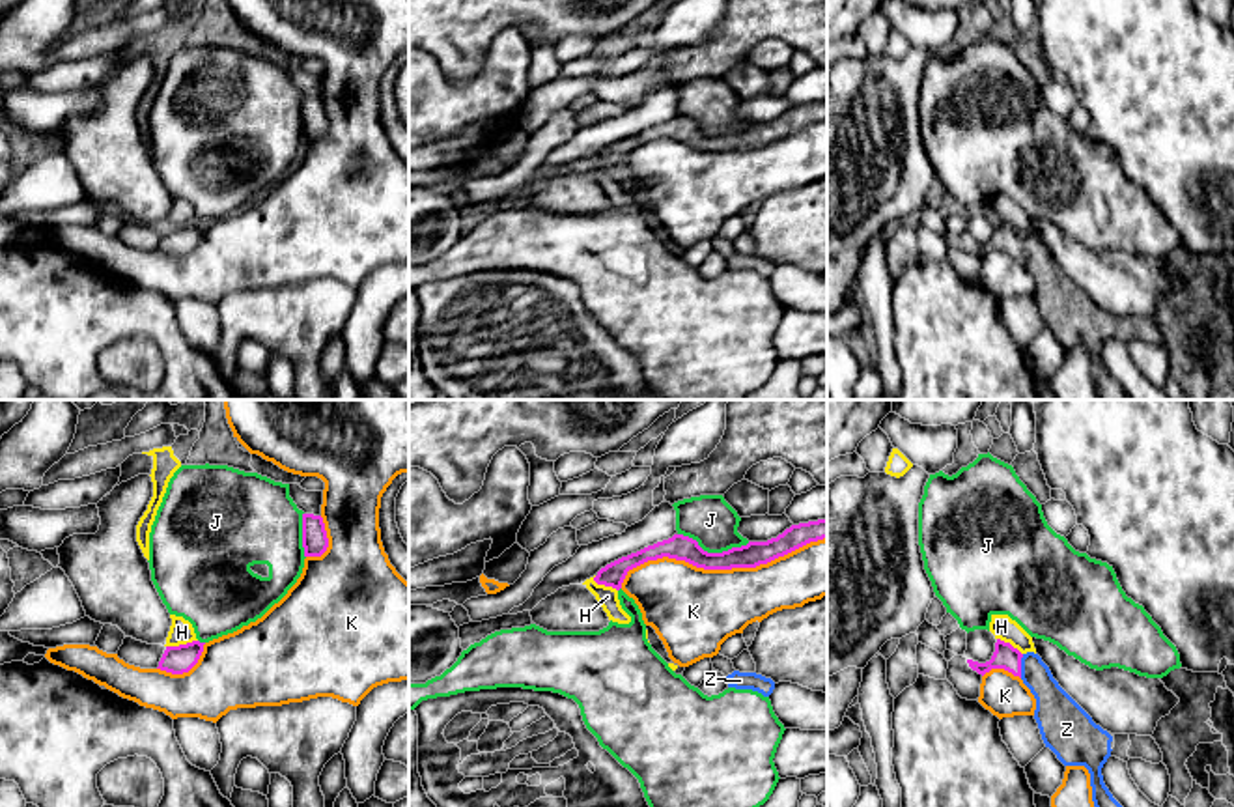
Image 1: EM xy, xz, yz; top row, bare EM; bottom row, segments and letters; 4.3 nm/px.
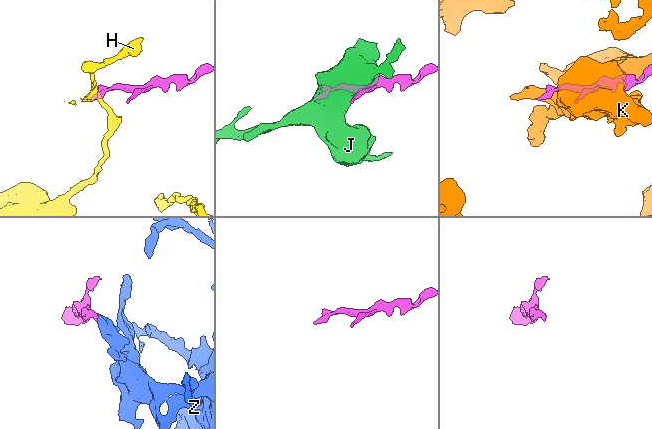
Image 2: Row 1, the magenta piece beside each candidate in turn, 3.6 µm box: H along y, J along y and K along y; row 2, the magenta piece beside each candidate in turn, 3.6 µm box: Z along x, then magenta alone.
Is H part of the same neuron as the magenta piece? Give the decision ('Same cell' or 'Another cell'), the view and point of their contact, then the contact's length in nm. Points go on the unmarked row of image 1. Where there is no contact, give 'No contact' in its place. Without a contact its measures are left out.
Another cell. Touches magenta at xy (182, 226). Shared border 140 nm

